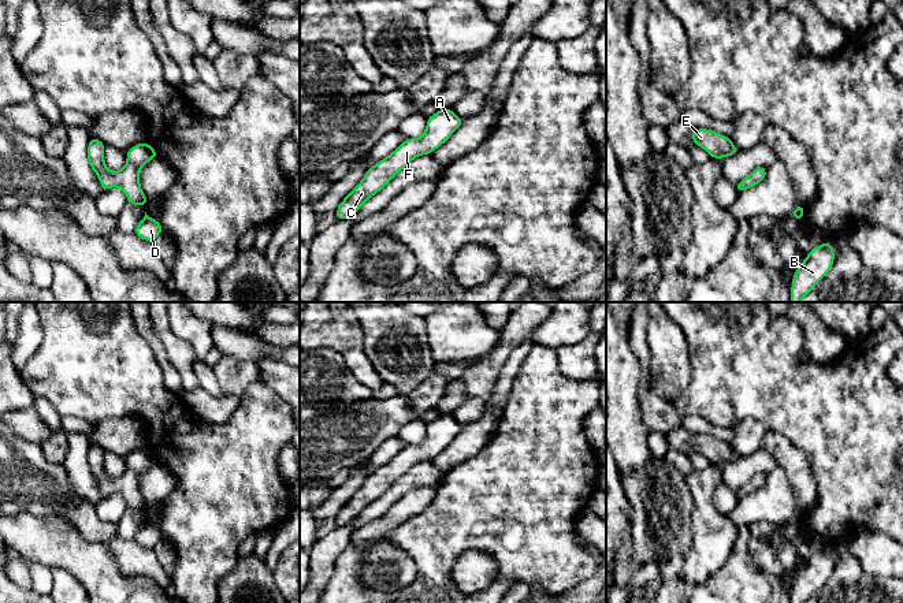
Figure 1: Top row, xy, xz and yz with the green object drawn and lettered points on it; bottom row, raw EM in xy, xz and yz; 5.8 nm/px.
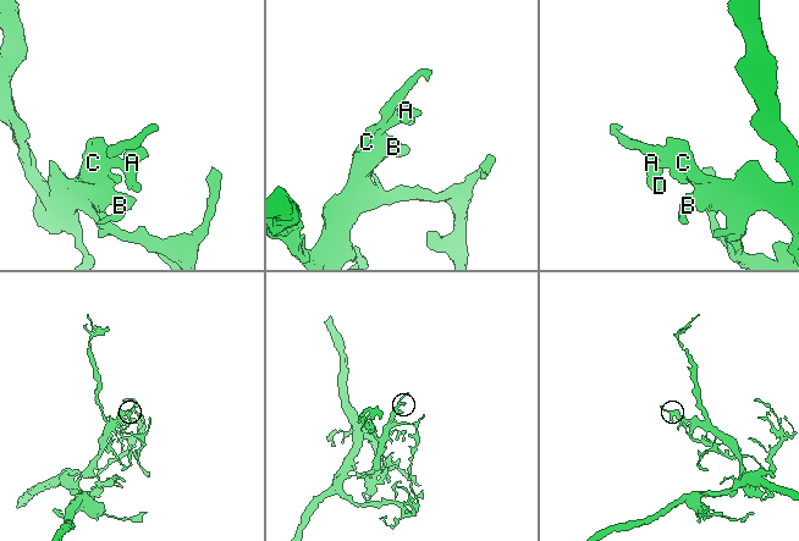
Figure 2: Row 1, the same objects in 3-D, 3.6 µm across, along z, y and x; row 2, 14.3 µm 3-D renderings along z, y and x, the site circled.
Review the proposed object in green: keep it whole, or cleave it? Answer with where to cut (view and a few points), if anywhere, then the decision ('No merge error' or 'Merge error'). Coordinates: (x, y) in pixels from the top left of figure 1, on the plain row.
No split. No merge error

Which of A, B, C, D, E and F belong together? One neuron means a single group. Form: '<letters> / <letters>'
A B C D E F

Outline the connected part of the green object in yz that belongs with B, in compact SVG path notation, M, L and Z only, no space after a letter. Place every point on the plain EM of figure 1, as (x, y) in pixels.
M830 548L813 554L794 580L791 603L806 603L829 580L833 569L835 555Z

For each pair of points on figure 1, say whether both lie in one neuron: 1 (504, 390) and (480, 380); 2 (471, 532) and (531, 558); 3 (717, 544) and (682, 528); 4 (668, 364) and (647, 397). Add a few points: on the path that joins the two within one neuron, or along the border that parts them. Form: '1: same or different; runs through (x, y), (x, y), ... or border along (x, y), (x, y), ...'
1: different; border along (508, 357), (495, 384), (495, 397), (486, 405)
2: same; runs through (486, 532), (505, 532), (516, 543)
3: different; border along (691, 499), (692, 543), (683, 554)
4: different; border along (651, 357), (650, 389), (658, 397), (672, 401)

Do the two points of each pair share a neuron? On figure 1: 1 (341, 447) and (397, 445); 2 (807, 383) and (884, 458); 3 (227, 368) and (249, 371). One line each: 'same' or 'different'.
1: different
2: same
3: same

